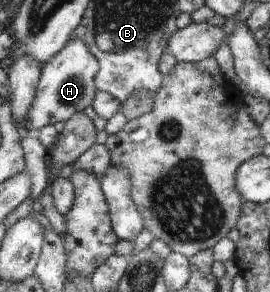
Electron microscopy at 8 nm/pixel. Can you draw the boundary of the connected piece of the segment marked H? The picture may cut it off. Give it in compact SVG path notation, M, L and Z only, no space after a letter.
M70 40L68 45L49 64L43 67L37 96L31 112L25 122L25 134L36 133L46 126L67 122L77 112L83 112L91 106L91 100L97 89L94 87L94 78L98 74L98 60L91 52L90 45L84 40Z

